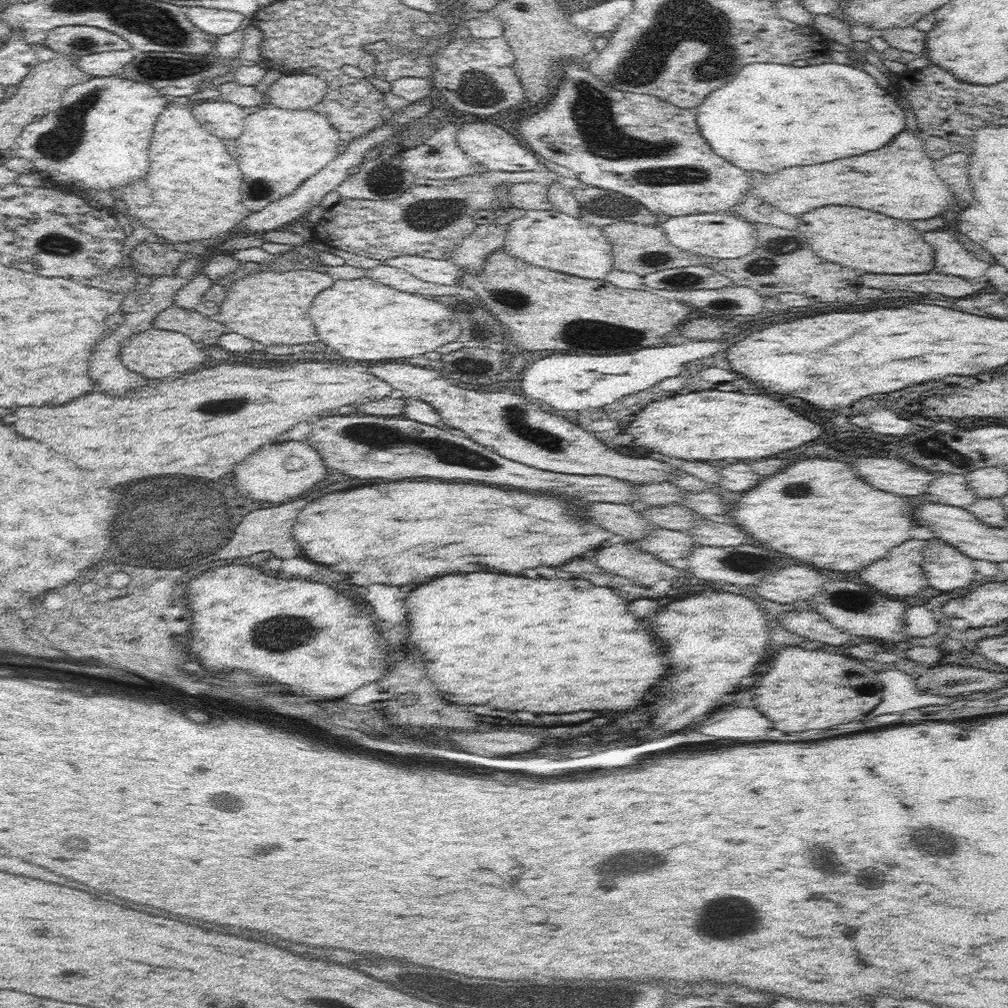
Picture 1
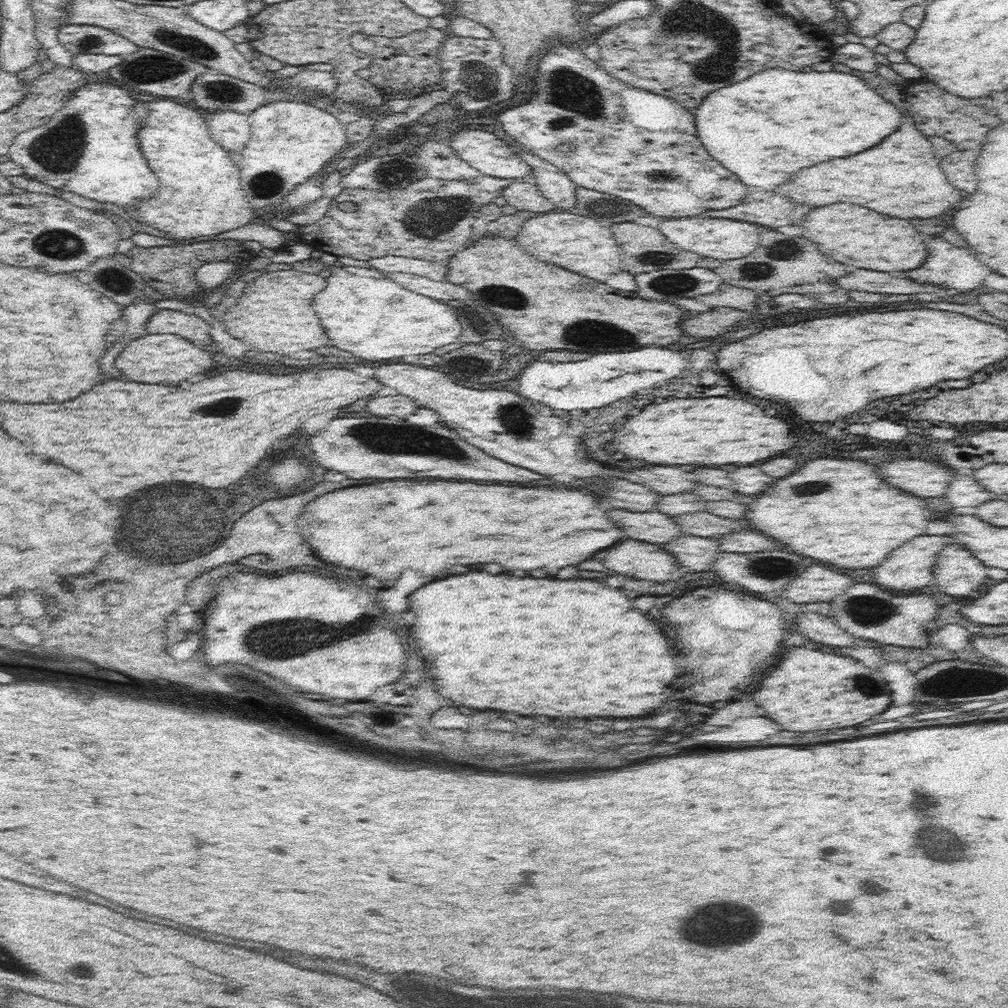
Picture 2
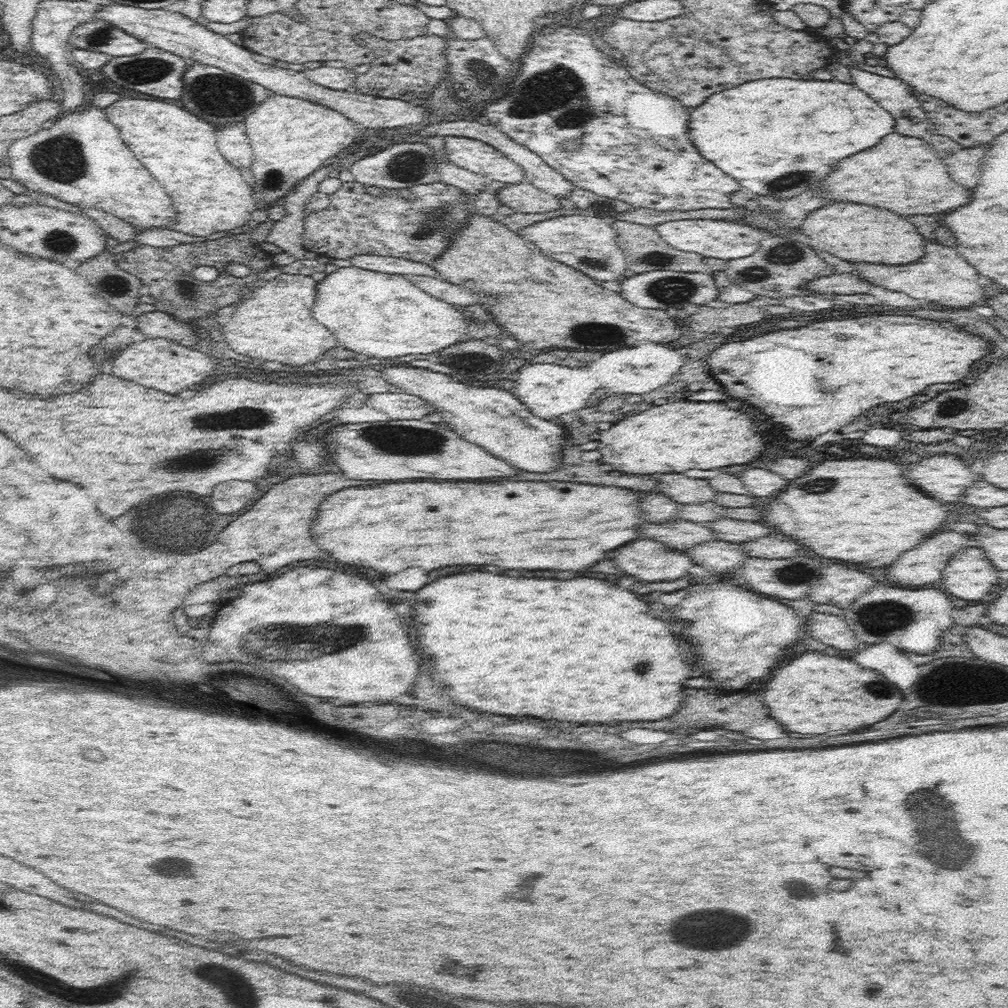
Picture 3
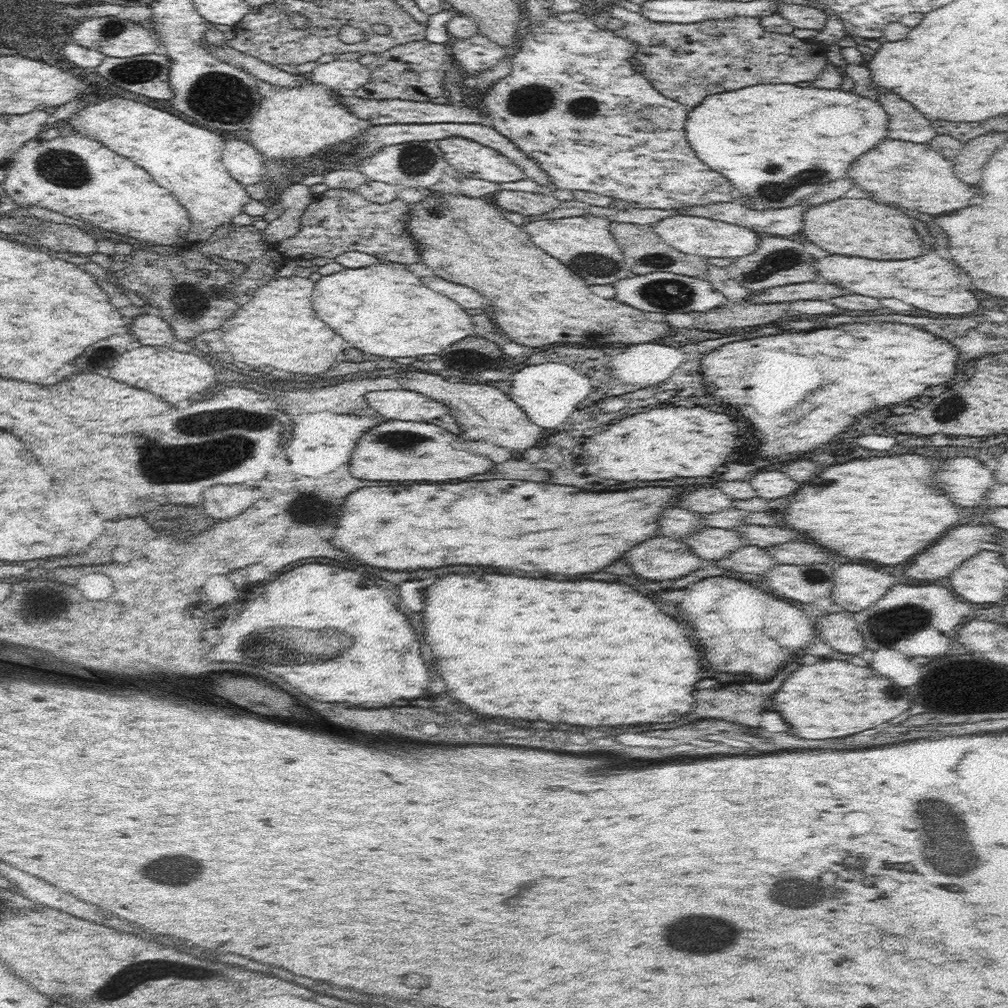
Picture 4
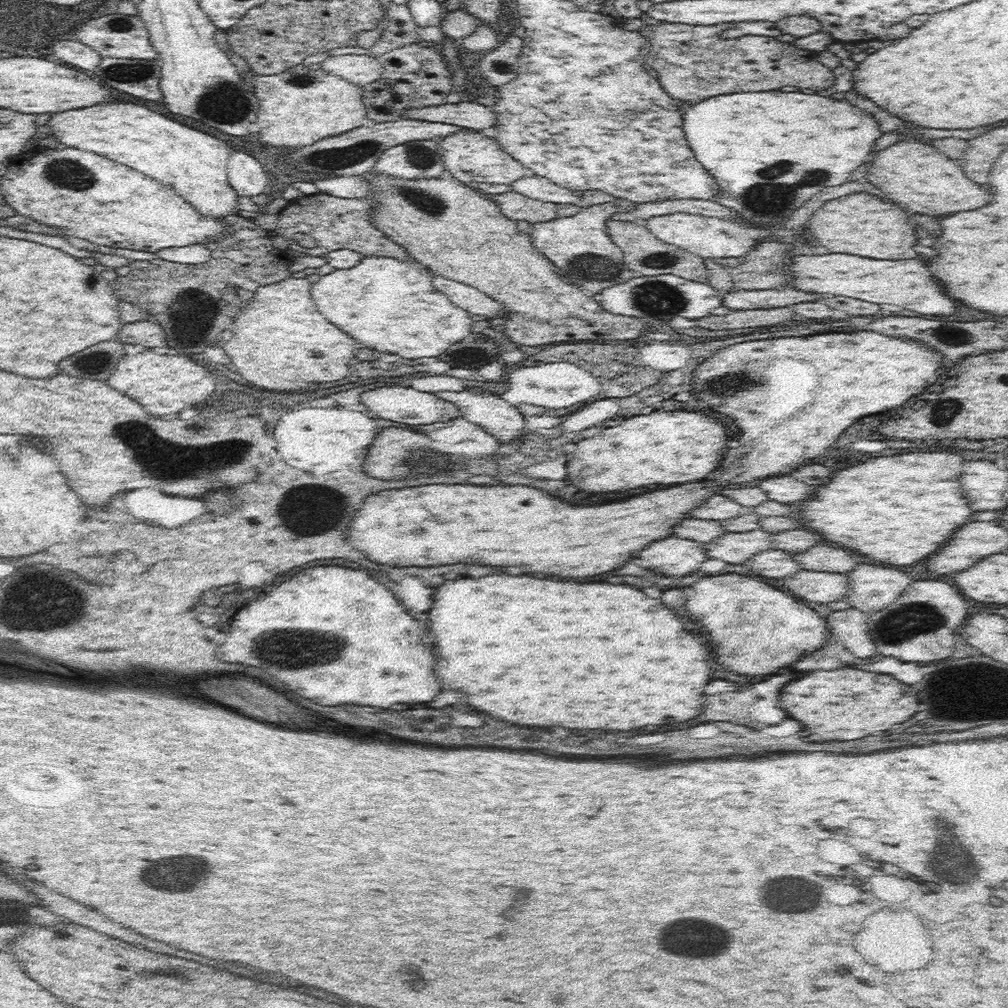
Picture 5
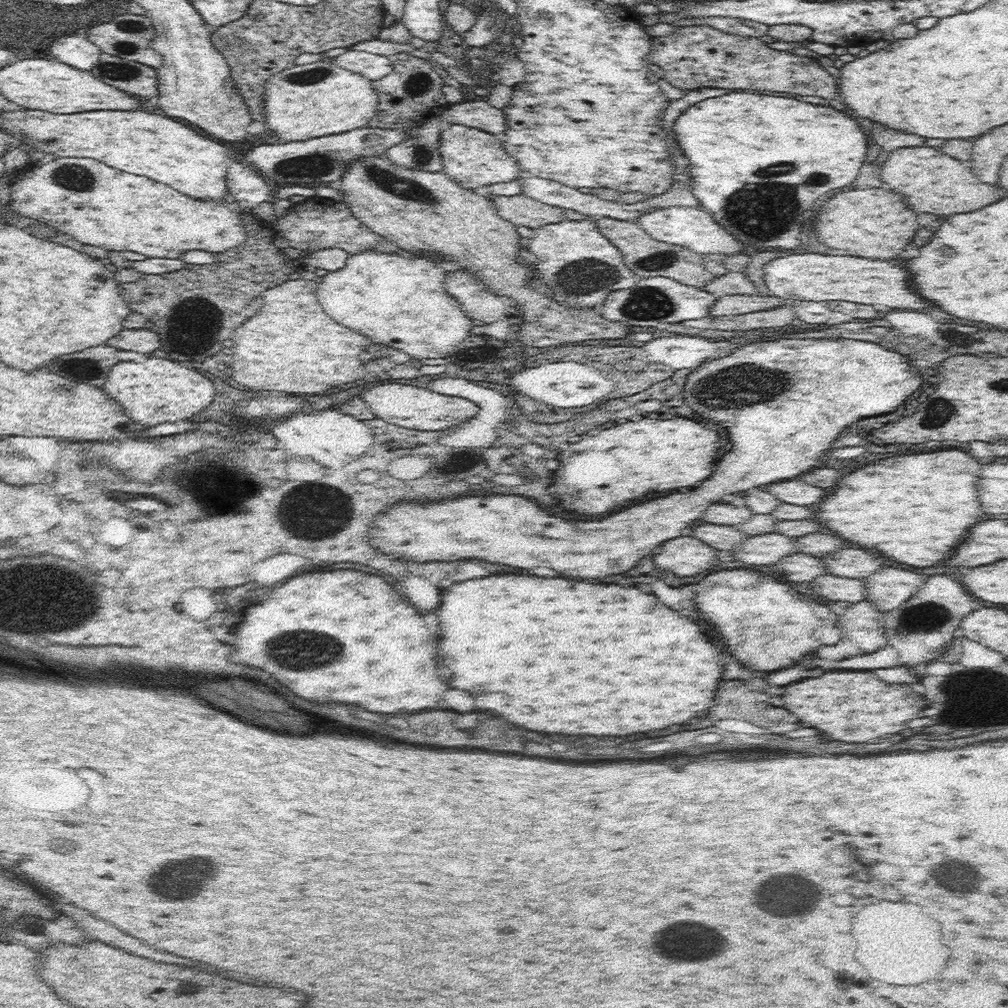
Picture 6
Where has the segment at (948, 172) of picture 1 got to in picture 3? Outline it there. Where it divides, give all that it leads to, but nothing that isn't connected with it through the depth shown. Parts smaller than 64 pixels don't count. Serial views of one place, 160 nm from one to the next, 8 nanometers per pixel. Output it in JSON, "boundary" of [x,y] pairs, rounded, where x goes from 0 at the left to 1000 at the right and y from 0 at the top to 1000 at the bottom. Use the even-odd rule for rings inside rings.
{"boundary":[[[982,143],[954,146],[942,154],[938,159],[940,159],[940,171],[944,179],[948,179],[954,186],[966,187],[972,181],[975,157],[981,147]]]}

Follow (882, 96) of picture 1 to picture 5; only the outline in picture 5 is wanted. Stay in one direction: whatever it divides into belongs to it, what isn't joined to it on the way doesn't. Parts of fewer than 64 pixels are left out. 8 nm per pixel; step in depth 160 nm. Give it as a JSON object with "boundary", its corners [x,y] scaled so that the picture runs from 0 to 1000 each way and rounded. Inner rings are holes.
{"boundary":[[[744,89],[740,91],[728,91],[726,93],[714,93],[695,99],[692,103],[684,105],[678,113],[678,128],[683,144],[690,153],[690,157],[698,163],[698,167],[710,177],[710,181],[714,183],[714,192],[707,198],[710,201],[722,207],[726,207],[736,215],[736,219],[740,219],[741,225],[748,231],[764,231],[764,226],[772,226],[779,223],[779,220],[785,215],[785,212],[792,208],[801,198],[804,198],[810,190],[813,190],[817,186],[829,185],[829,183],[837,183],[845,169],[849,169],[851,165],[855,165],[859,161],[859,157],[863,155],[869,137],[876,135],[871,129],[871,121],[867,119],[867,115],[863,111],[857,111],[845,103],[841,103],[839,99],[825,99],[823,95],[812,95],[812,93],[794,93],[794,91],[758,91],[752,89]]]}

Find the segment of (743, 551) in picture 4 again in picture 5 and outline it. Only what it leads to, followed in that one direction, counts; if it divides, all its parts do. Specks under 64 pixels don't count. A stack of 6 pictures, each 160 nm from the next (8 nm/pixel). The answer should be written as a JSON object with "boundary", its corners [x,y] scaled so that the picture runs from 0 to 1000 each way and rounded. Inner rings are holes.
{"boundary":[[[768,544],[746,551],[738,560],[743,562],[745,568],[762,573],[782,573],[796,564],[786,549]]]}

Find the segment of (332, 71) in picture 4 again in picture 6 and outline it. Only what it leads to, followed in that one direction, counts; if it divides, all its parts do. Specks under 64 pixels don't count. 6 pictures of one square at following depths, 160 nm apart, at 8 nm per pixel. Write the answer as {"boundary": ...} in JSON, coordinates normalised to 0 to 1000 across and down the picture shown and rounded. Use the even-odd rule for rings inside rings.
{"boundary":[[[345,49],[330,59],[337,67],[354,71],[363,77],[374,80],[390,70],[389,61],[385,56]]]}

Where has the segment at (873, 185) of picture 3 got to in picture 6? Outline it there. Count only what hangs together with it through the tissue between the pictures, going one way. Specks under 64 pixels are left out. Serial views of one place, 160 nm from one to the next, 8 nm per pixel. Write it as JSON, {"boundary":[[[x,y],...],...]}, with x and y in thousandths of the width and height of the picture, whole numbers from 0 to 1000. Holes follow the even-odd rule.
{"boundary":[[[921,145],[891,147],[884,150],[872,169],[875,181],[879,181],[887,190],[895,192],[899,202],[909,210],[923,210],[937,214],[948,210],[964,210],[996,194],[994,187],[976,183],[970,177],[966,177],[962,167],[958,167],[952,159],[946,159],[931,148]]]}

